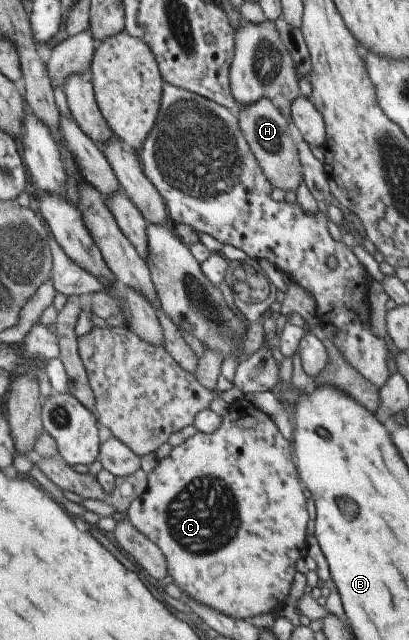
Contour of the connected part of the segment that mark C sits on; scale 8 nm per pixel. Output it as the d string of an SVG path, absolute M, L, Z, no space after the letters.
M241 401L236 406L224 407L220 418L221 423L213 433L205 435L196 431L183 443L173 446L167 457L157 461L156 467L146 475L145 491L131 501L131 505L127 507L126 517L137 531L140 531L161 550L166 561L167 575L173 579L173 584L181 592L185 593L187 597L191 597L193 601L207 605L227 617L244 620L247 617L263 615L263 613L269 613L273 610L279 612L283 608L293 575L295 575L295 563L304 556L307 549L305 523L309 517L306 509L307 501L303 496L302 486L294 468L292 447L287 439L277 431L273 420L266 413L259 411L245 401Z

